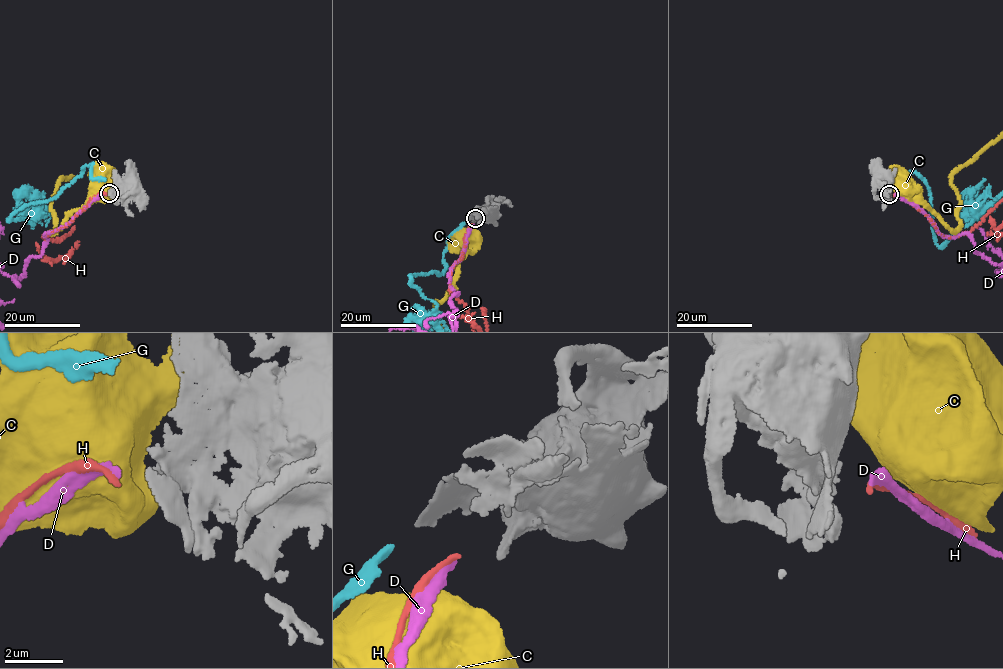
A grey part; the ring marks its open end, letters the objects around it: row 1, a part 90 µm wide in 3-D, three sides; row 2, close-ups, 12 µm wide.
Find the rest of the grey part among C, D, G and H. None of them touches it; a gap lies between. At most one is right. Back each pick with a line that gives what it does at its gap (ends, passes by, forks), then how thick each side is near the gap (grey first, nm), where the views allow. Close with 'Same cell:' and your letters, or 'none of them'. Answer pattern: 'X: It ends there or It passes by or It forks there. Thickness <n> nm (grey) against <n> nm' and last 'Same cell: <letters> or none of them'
Same cell: none of them

